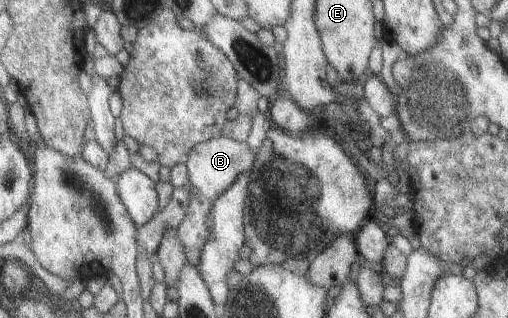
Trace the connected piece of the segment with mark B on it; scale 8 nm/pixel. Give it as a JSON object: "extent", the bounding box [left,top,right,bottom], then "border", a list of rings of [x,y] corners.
{"extent":[177,135,256,266],"border":[[[224,135],[213,137],[198,144],[190,152],[185,163],[189,171],[188,189],[191,191],[191,204],[188,216],[180,225],[177,225],[177,234],[185,245],[189,263],[195,266],[199,263],[203,247],[209,238],[208,216],[213,209],[215,199],[230,189],[238,176],[253,168],[256,161],[256,151],[248,146],[247,142],[239,142]]]}

